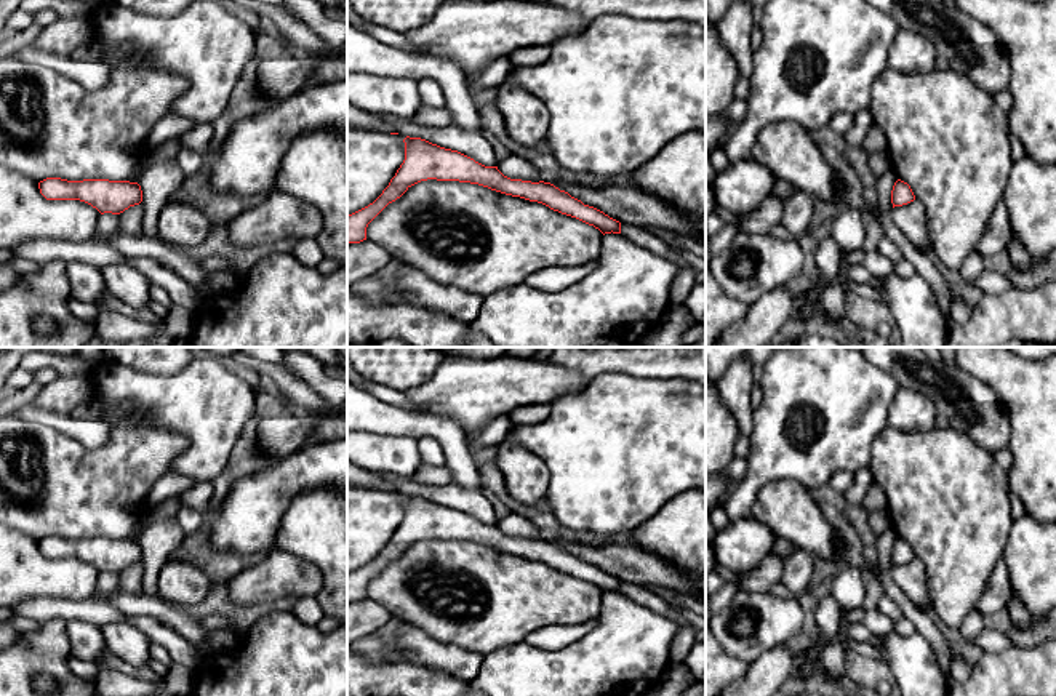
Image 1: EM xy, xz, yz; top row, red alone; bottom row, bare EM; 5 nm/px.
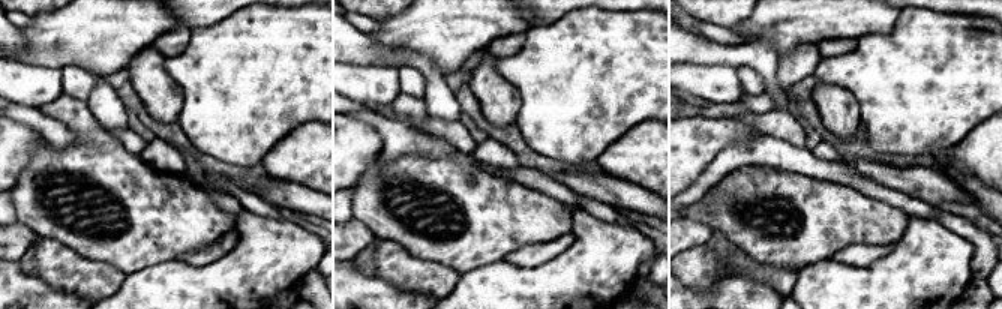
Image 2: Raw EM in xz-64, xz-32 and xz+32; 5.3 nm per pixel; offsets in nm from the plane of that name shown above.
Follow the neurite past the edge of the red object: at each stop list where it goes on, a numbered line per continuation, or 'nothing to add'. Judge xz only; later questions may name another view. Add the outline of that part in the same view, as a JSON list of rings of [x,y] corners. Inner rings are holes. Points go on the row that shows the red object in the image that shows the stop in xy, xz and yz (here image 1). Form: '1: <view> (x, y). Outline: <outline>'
nothing to add

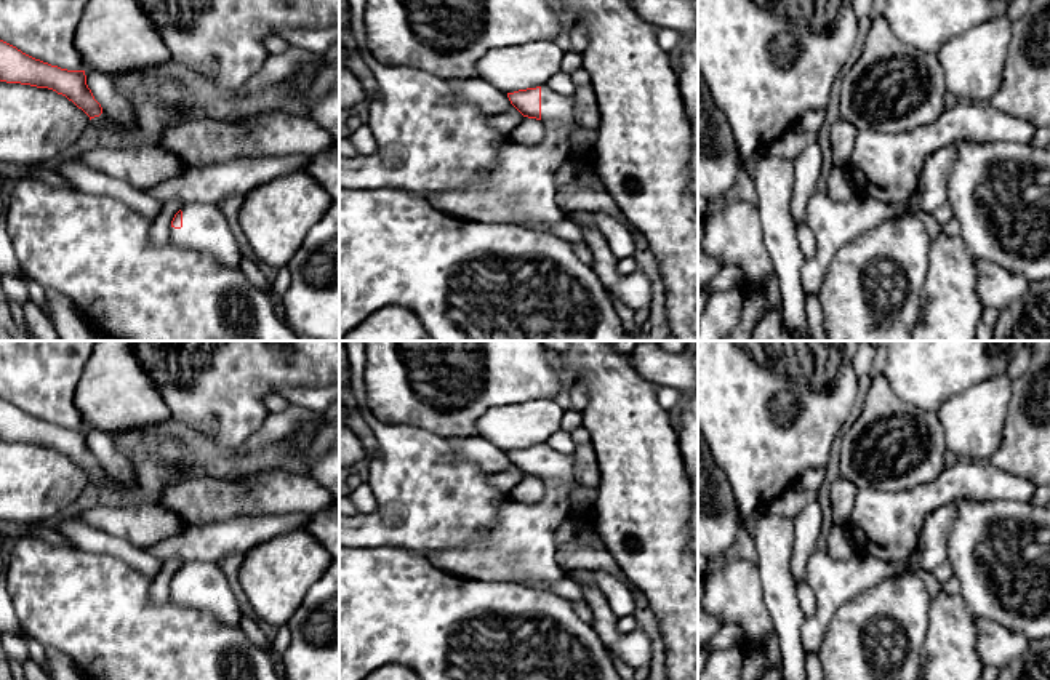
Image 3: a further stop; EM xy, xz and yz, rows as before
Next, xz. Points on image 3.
1: xz (520, 188). Outline: [[[541,86],[541,123],[544,138],[539,144],[522,146],[509,142],[498,150],[496,163],[482,184],[437,192],[429,203],[450,216],[472,222],[555,226],[567,219],[555,202],[555,171],[570,157],[573,130],[576,126],[571,96]]]

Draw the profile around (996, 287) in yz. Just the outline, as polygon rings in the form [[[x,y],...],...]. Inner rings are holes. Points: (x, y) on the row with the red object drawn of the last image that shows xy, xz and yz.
[[[978,259],[976,270],[976,293],[984,307],[992,307],[1002,312],[1012,301],[1024,294],[1029,288],[1026,278],[1012,274],[994,262]]]

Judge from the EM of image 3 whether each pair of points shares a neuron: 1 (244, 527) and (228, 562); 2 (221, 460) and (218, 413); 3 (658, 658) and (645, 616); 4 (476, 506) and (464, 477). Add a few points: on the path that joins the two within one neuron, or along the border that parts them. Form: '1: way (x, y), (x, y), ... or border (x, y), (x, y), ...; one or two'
1: border (242, 552), (232, 552), (216, 562); two
2: border (189, 428), (208, 436), (221, 448), (239, 447); two
3: way (657, 648), (650, 626); one
4: way (469, 500), (464, 495), (464, 484); one

